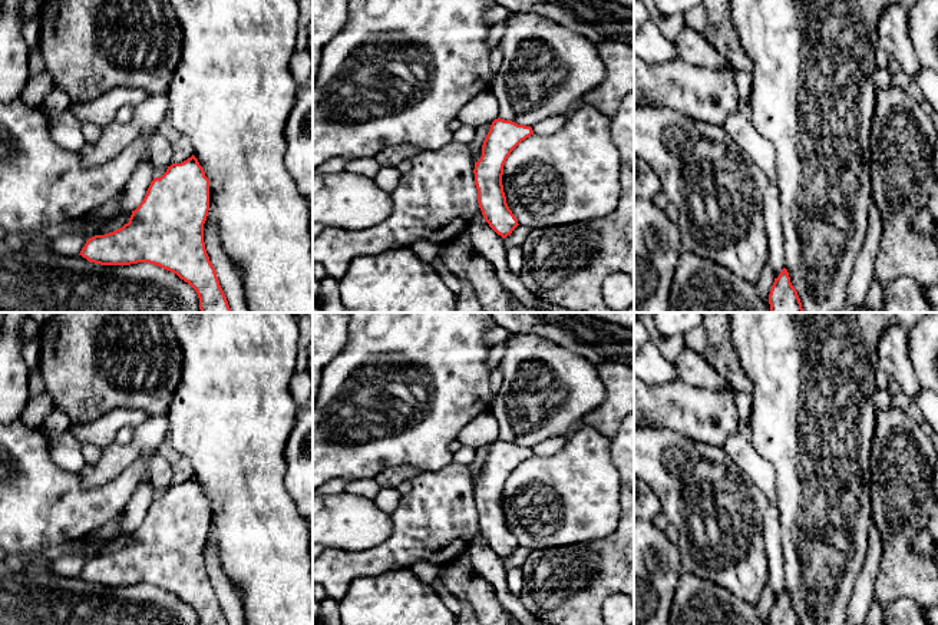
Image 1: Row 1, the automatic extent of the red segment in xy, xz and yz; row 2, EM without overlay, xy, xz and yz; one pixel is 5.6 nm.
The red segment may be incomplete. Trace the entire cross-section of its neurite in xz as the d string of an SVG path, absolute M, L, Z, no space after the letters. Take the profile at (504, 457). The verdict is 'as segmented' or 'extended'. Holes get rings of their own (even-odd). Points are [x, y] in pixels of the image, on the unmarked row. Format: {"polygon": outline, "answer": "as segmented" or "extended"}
{"polygon": "M498 439L483 462L480 480L475 483L479 529L489 548L502 559L519 546L506 525L502 506L503 486L511 473L531 456L531 447Z", "answer": "as segmented"}

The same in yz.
{"polygon": "M786 589L774 599L769 615L769 625L802 625Z", "answer": "as segmented"}

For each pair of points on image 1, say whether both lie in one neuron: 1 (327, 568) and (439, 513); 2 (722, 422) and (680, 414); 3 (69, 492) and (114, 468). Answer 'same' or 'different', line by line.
1: same
2: same
3: different

